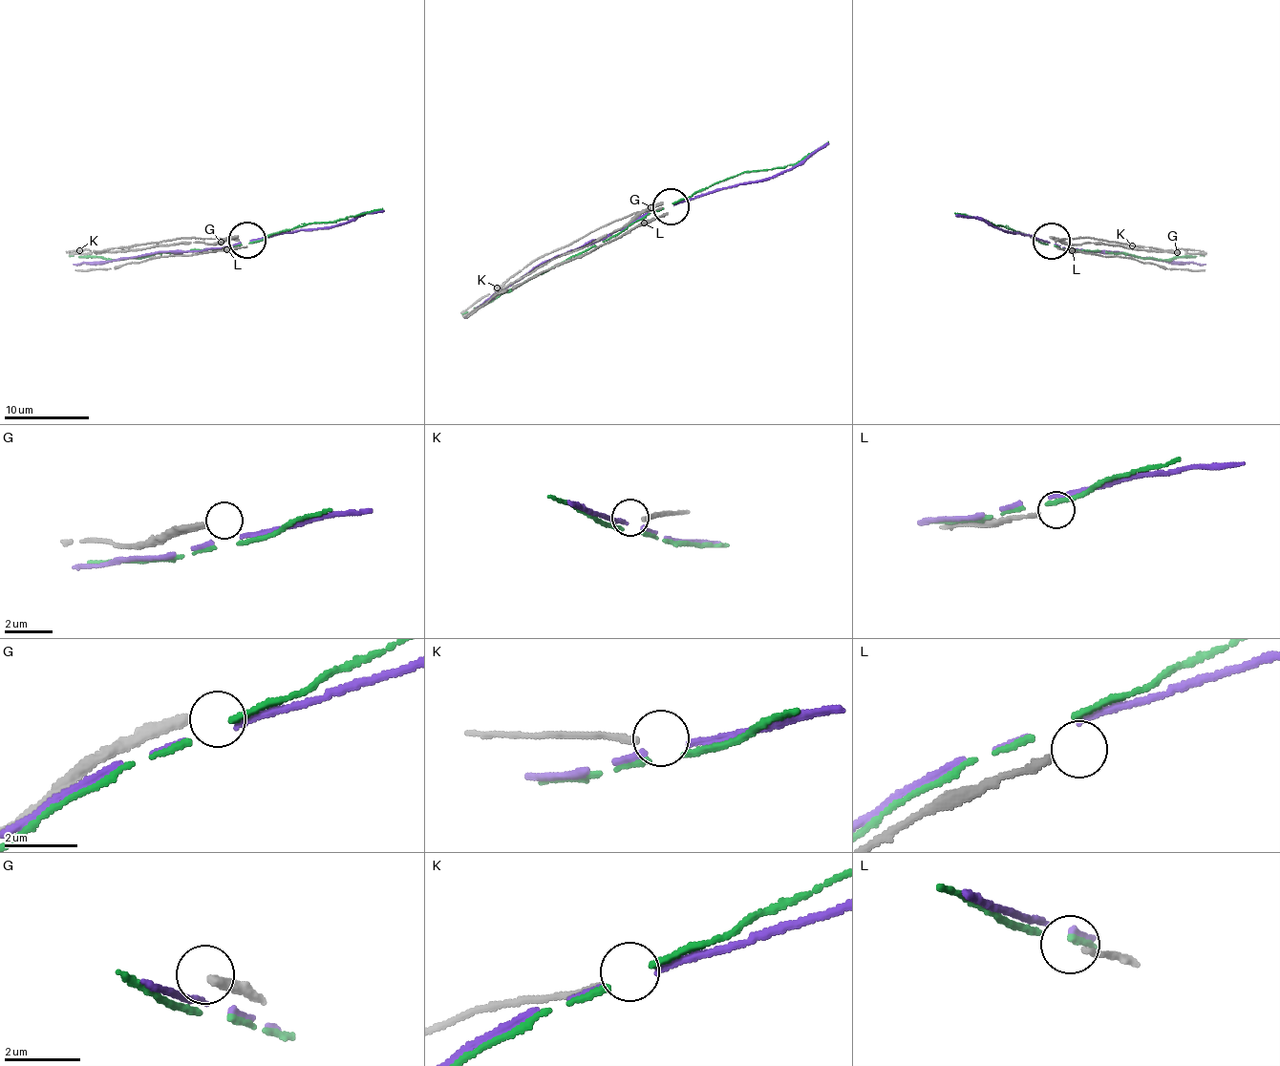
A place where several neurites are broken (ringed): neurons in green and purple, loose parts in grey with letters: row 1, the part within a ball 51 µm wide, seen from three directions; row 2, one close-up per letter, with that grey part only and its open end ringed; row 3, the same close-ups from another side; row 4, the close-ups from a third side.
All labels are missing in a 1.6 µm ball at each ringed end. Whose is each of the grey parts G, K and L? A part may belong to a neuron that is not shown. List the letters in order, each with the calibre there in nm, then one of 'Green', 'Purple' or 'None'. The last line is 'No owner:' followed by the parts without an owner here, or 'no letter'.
G: Thickness 280 nm. None
K: Thickness 170 nm. None
L: Thickness 150 nm. None
No owner: G, K, L

